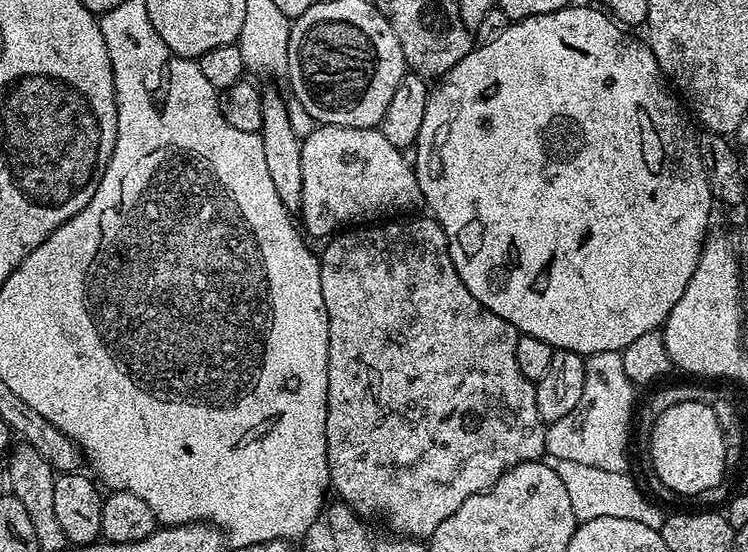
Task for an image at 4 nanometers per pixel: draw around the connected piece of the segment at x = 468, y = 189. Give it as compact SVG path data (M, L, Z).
M569 6L558 10L554 14L538 14L525 20L518 20L509 23L508 28L502 30L502 35L499 38L494 38L494 42L486 42L473 47L472 51L466 54L466 58L462 58L462 62L458 62L447 74L439 77L437 84L440 85L437 88L435 85L429 91L426 114L422 118L422 130L418 130L418 138L414 145L414 153L416 152L416 156L414 155L414 167L418 178L418 186L422 190L424 204L432 219L438 221L446 234L448 253L454 262L454 270L458 270L458 278L462 278L466 290L470 290L470 294L474 294L474 298L478 298L478 302L482 302L482 306L486 306L486 310L498 314L498 318L506 318L506 322L510 322L510 326L514 326L517 332L525 336L542 338L542 342L546 342L554 350L565 348L571 352L577 352L585 358L599 352L621 353L626 346L630 346L630 342L634 342L634 338L638 338L647 332L657 331L663 325L664 320L670 314L670 310L674 310L674 306L678 303L678 298L682 298L682 293L685 292L686 285L690 282L690 277L694 275L694 270L698 266L700 252L704 249L704 241L710 232L708 223L712 220L712 207L714 207L710 182L706 178L706 170L700 157L697 137L694 132L692 136L691 130L688 129L688 124L684 121L683 114L680 113L681 105L678 103L677 97L666 87L665 77L660 71L654 54L649 50L647 43L643 39L635 40L628 33L631 31L621 27L607 11L597 8Z

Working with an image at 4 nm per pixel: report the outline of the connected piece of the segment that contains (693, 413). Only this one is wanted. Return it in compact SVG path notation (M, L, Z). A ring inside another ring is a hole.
M678 402L678 406L670 406L670 410L655 417L653 424L656 425L652 428L652 441L648 444L652 451L650 468L661 483L676 492L677 497L700 496L723 482L724 471L729 467L726 442L711 403Z

